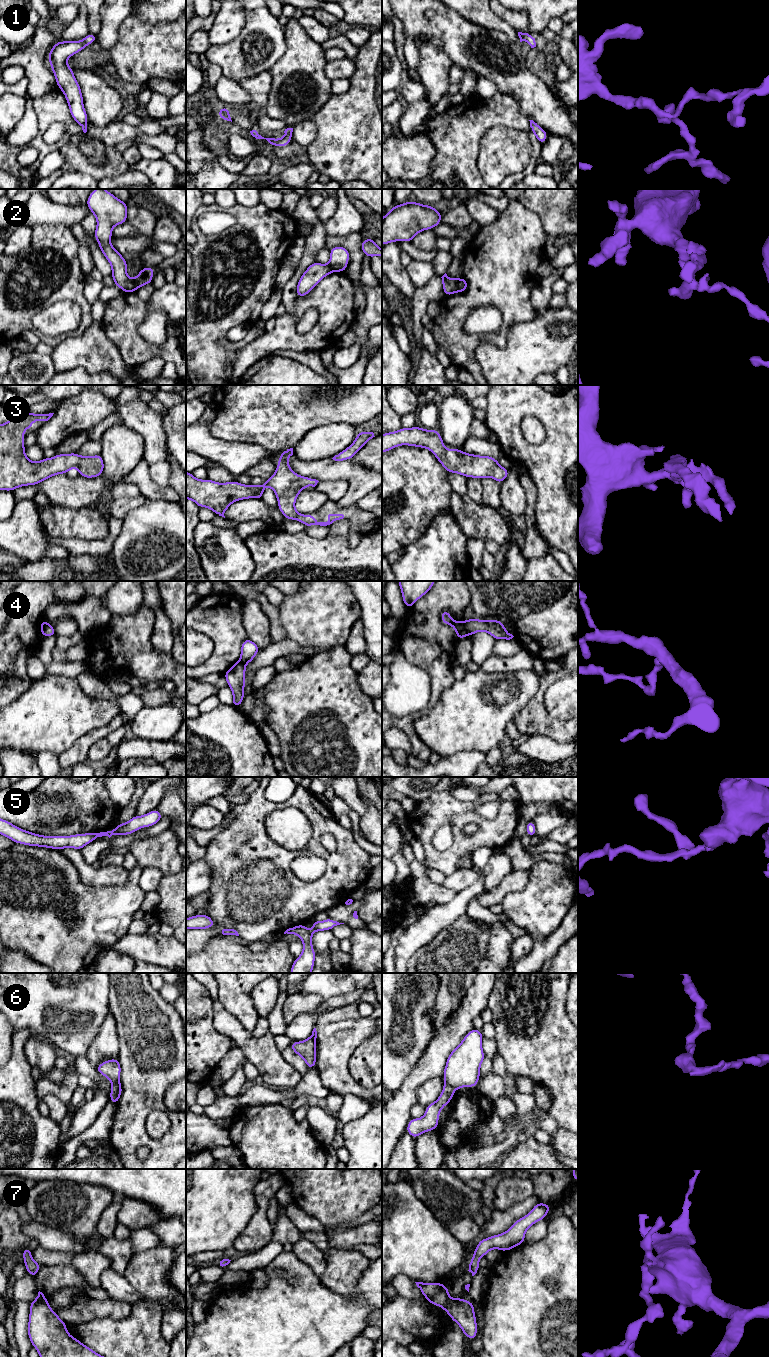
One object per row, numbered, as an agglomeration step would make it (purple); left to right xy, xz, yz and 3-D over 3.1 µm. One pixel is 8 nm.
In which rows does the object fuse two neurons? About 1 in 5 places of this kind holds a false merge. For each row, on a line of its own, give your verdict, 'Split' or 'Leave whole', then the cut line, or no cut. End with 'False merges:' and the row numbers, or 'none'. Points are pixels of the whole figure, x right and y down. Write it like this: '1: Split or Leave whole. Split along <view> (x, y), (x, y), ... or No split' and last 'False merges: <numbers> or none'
1: Leave whole. No split
2: Split. Split along yz (459, 279), (457, 291)
3: Leave whole. No split
4: Split. Split along yz (462, 622), (468, 634)
5: Leave whole. No split
6: Split. Split along yz (445, 1081), (454, 1089)
7: Leave whole. No split
False merges: 2, 4, 6

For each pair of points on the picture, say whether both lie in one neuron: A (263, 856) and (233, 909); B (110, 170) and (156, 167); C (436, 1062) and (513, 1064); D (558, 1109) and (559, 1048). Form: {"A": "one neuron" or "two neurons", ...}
{"A": "one neuron", "B": "two neurons", "C": "two neurons", "D": "one neuron"}

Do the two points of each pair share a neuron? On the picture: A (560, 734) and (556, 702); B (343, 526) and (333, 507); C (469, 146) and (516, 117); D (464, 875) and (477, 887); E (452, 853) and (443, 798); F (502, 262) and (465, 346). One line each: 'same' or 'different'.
A: different
B: different
C: same
D: different
E: same
F: same

